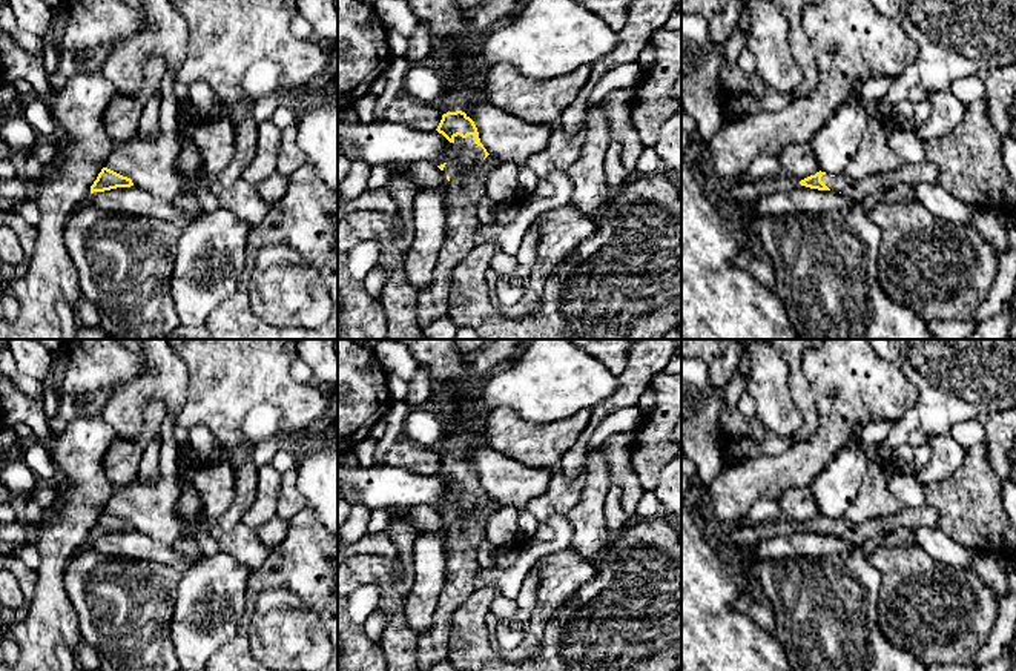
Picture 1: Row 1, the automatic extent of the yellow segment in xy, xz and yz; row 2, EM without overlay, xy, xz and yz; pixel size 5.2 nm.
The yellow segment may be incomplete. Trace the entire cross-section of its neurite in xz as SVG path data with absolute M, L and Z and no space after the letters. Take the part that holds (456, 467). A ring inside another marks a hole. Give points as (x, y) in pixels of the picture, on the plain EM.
M436 388L434 392L439 405L437 415L444 421L444 435L439 441L439 454L444 459L436 474L450 487L459 488L460 496L437 510L450 525L445 553L447 573L445 587L433 616L433 626L421 636L416 648L421 671L430 671L436 663L448 659L451 617L476 591L476 579L480 570L476 545L485 533L487 522L471 521L465 514L490 497L480 487L477 471L465 454L482 442L482 433L470 433L463 422L454 419L460 412L471 407L474 398L476 395L463 398L447 388Z

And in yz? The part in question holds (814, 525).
M930 505L902 508L898 514L876 517L861 524L853 524L846 517L835 521L820 514L800 525L801 530L810 533L846 537L855 545L863 545L875 534L895 530L898 527L910 528L912 531L921 527L938 528L938 510Z

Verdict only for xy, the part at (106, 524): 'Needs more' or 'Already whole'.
Already whole

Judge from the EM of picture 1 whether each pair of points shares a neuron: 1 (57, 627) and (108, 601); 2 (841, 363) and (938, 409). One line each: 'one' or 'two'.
1: two
2: two

